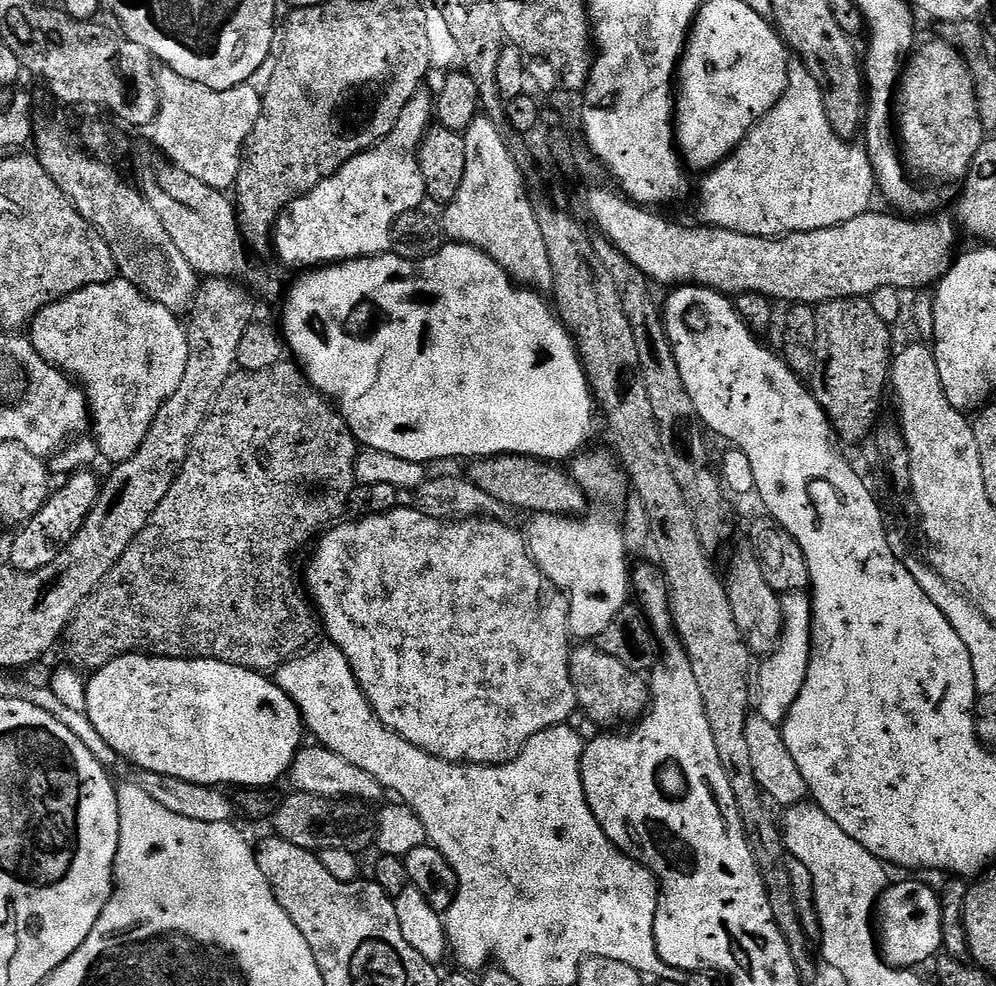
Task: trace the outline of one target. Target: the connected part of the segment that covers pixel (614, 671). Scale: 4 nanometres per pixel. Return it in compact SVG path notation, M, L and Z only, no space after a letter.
M576 647L571 649L568 669L579 707L585 708L589 718L596 724L631 725L639 721L650 707L650 688L645 677L630 671L622 666L622 662L602 654L595 647Z

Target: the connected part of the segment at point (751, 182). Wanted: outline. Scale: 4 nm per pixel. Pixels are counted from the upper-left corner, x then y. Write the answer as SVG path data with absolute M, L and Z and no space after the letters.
M796 66L789 67L788 70L788 85L786 86L786 90L782 94L782 98L780 101L778 101L777 104L774 105L773 108L771 108L770 111L767 112L767 114L764 115L762 119L760 119L757 124L755 124L754 127L748 132L748 136L743 140L742 143L738 145L735 152L732 153L731 156L728 157L727 160L724 161L723 164L717 164L715 168L711 169L703 177L704 180L700 184L700 216L705 225L710 228L720 228L724 232L736 232L738 235L742 236L761 236L763 238L779 238L782 236L790 236L793 233L803 233L803 232L818 232L820 230L826 230L827 228L839 228L842 224L848 224L851 222L854 218L858 218L859 216L863 216L865 212L869 211L873 207L872 205L872 192L874 196L874 177L872 175L872 169L868 163L868 154L867 151L863 147L857 146L857 148L848 148L852 147L849 146L847 143L844 143L839 137L836 136L834 129L831 126L831 122L829 120L829 112L825 108L825 93L822 91L821 85L818 83L817 77L813 75L811 71L807 67L799 66L800 68L796 68Z

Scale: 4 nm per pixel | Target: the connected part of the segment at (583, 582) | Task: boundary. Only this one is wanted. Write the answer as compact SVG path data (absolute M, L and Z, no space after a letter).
M588 452L577 455L571 461L570 477L572 481L588 497L591 507L583 518L548 518L536 528L532 540L530 536L530 552L545 581L551 582L557 589L566 590L568 598L568 630L577 641L592 642L614 622L614 618L630 600L630 567L627 560L629 553L624 547L625 529L620 529L620 516L612 507L620 504L626 496L626 477L617 461L611 455L603 456L600 452Z

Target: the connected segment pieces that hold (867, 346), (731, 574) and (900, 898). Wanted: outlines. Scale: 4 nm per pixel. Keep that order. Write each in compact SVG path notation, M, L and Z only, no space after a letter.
M867 299L832 300L816 312L816 361L810 373L810 391L828 416L832 431L848 444L873 435L880 399L890 384L894 359L889 325L878 318Z
M744 546L737 550L732 558L726 575L726 587L730 598L730 610L734 614L734 622L742 634L744 644L753 657L767 658L778 646L780 635L784 629L781 593L770 590L766 586L766 578L762 578L762 570L758 566L756 556L751 547Z
M904 880L901 884L893 883L880 898L878 905L878 947L884 963L897 970L912 970L915 964L924 964L932 955L941 951L942 924L945 909L940 909L940 900L928 884L919 884L916 880Z

